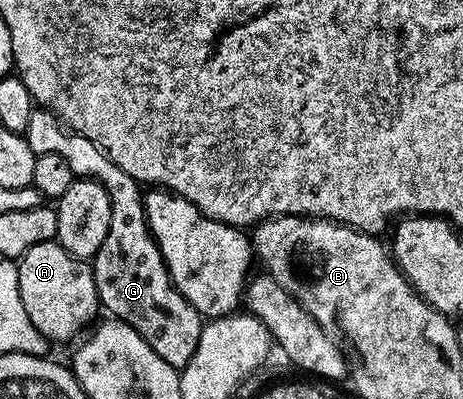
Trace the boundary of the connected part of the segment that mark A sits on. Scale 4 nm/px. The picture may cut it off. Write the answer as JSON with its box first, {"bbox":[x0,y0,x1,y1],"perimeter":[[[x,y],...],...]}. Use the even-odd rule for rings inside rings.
{"bbox":[16,242,101,341],"perimeter":[[[58,242],[39,243],[26,249],[26,253],[16,263],[16,268],[18,293],[22,293],[26,317],[30,317],[34,329],[38,329],[38,333],[49,341],[74,338],[93,322],[91,319],[95,317],[96,311],[101,310],[91,262],[66,253],[66,249],[62,249]]]}

